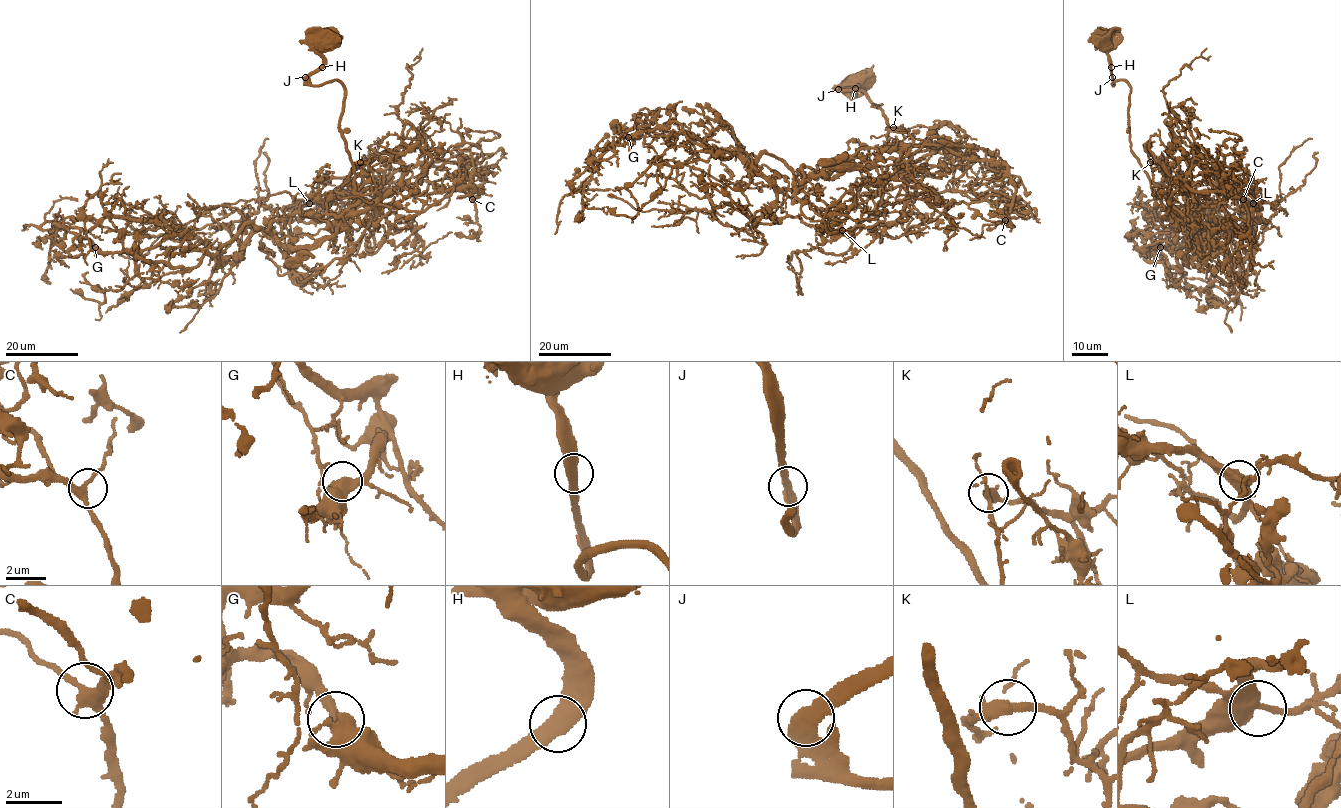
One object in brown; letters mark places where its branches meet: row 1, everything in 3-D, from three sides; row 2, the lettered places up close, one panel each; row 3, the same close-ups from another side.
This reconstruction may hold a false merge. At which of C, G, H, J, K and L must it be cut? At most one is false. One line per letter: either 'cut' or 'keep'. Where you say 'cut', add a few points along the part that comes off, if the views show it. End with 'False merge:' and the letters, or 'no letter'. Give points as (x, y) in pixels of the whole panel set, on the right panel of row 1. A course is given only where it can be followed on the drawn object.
C: keep
G: keep
H: keep
J: keep
K: cut; course (1150, 162), (1217, 206), (1208, 170), (1254, 206), (1240, 206), (1252, 228), (1233, 234), (1218, 209)
L: keep
False merge: K

